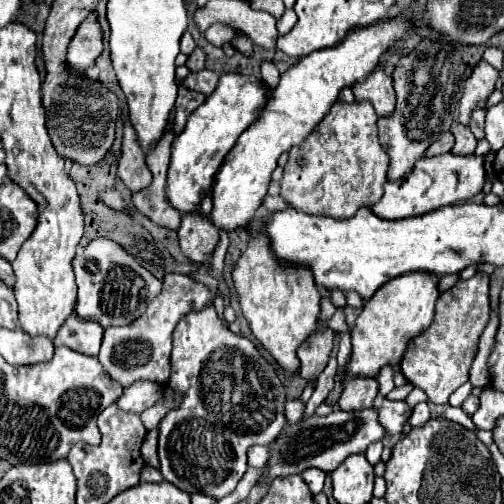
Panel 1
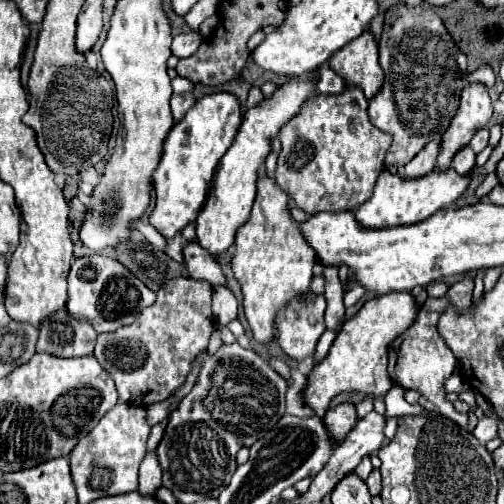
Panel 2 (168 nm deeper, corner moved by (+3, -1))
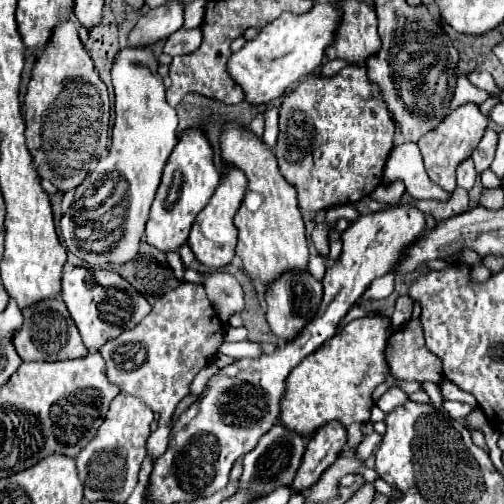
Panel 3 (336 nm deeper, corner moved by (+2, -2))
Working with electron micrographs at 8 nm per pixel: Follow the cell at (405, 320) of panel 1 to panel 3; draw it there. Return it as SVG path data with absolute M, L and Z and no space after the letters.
M382 313L366 315L344 325L330 341L326 341L314 355L310 355L310 359L304 359L298 371L290 373L290 387L286 391L286 399L282 401L280 421L286 423L294 431L302 431L302 435L316 431L318 427L326 425L332 419L342 421L346 427L354 421L360 421L360 423L368 421L370 407L372 407L372 391L378 385L382 385L388 377L384 349L390 335L392 335L392 319Z

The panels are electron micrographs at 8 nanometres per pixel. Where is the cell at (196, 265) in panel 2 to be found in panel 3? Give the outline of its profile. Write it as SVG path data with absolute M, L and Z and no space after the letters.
M200 273L200 275L208 299L222 321L242 311L244 307L242 287L230 273Z

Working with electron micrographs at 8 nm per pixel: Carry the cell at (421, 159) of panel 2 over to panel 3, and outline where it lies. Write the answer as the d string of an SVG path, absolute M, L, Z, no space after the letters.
M396 179L396 181L392 181L390 185L380 185L370 197L372 199L376 199L376 201L380 201L380 203L396 203L400 197L402 197L402 193L406 191L406 187L404 187L404 183L400 181L400 179Z

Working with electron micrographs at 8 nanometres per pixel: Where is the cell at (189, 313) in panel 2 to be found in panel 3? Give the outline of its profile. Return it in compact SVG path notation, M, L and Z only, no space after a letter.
M184 281L174 291L162 295L136 327L126 329L122 335L110 339L98 349L106 361L106 375L110 383L118 385L122 393L142 399L160 415L160 429L150 435L146 445L148 457L152 461L166 453L170 417L180 399L188 395L196 373L214 357L222 337L224 327L208 301L204 287L200 283Z

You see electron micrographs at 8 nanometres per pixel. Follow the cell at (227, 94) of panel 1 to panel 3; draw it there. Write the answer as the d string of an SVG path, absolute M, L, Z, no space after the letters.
M190 127L178 133L178 143L170 153L162 171L162 181L154 197L150 219L146 223L146 241L160 251L178 251L186 243L196 215L206 207L214 189L220 183L220 173L214 167L214 149L202 127Z

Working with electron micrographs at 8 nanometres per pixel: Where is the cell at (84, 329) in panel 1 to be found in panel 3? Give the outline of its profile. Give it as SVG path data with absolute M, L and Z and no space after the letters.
M60 295L24 311L24 325L14 337L14 345L18 347L18 355L24 361L64 361L88 355L88 349L82 343L76 323L70 319L70 313Z

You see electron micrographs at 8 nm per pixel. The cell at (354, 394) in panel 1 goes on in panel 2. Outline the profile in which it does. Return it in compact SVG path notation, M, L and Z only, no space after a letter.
M353 404L335 406L335 408L327 410L327 414L323 416L323 422L325 422L325 426L329 426L329 434L333 434L333 438L337 438L337 442L341 442L343 438L347 438L351 428L357 424L355 406Z

